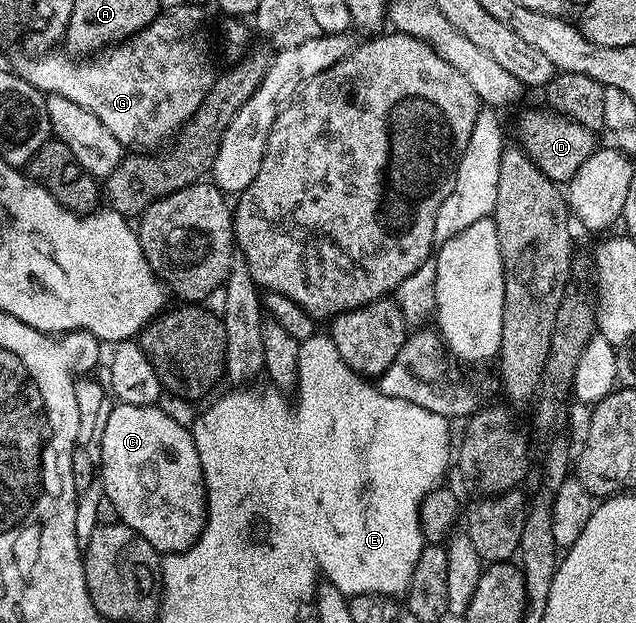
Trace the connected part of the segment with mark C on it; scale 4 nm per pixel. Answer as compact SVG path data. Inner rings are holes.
M120 402L106 411L97 438L97 472L101 477L107 499L117 508L119 521L133 528L153 548L163 554L180 554L188 550L201 536L207 523L207 489L203 487L201 460L197 456L191 431L158 405L138 406Z

